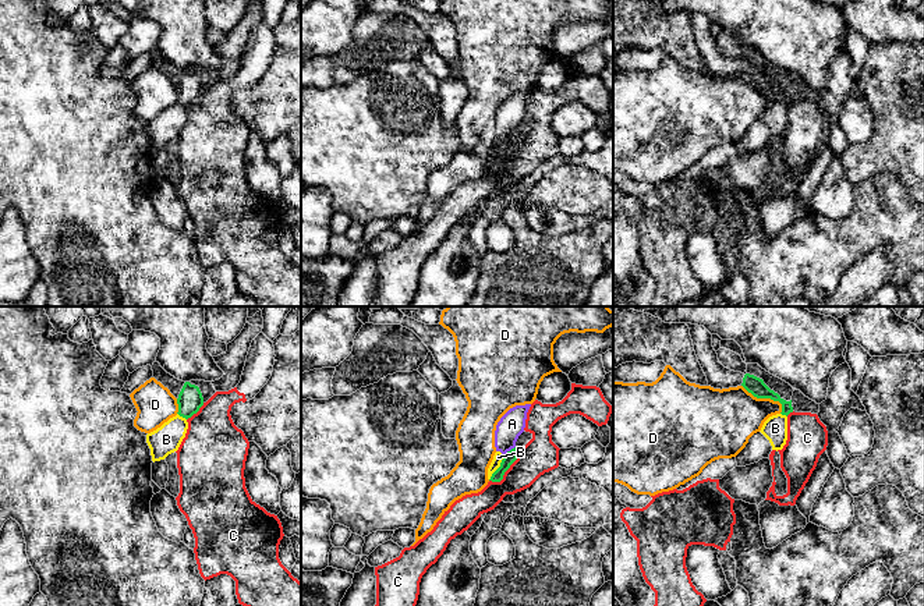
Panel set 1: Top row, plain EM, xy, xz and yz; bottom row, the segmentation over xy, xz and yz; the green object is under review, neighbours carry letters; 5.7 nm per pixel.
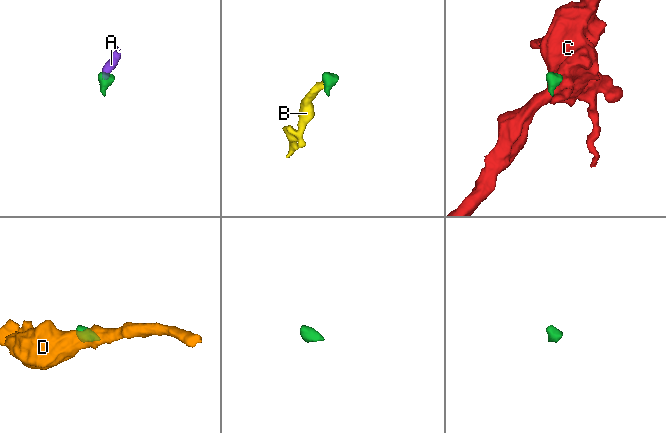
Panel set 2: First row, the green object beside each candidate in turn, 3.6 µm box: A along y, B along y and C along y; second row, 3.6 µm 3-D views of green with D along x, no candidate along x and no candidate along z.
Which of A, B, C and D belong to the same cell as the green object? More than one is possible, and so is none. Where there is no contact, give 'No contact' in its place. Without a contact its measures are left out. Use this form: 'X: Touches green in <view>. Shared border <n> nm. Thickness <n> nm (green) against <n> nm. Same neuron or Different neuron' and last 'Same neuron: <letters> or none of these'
A: Touches green in xz. Shared border 90 nm. Thickness 70 nm (green) against 150 nm. Different neuron
B: Touches green in xz. Shared border 170 nm. Thickness 70 nm (green) against 60 nm. Different neuron
C: Touches green in xz. Shared border 260 nm. Thickness 70 nm (green) against 200 nm. Different neuron
D: Touches green in yz. Shared border 280 nm. Thickness 100 nm (green) against 340 nm. Different neuron
Same neuron: none of these

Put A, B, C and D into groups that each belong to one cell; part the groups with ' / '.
A B / C / D

